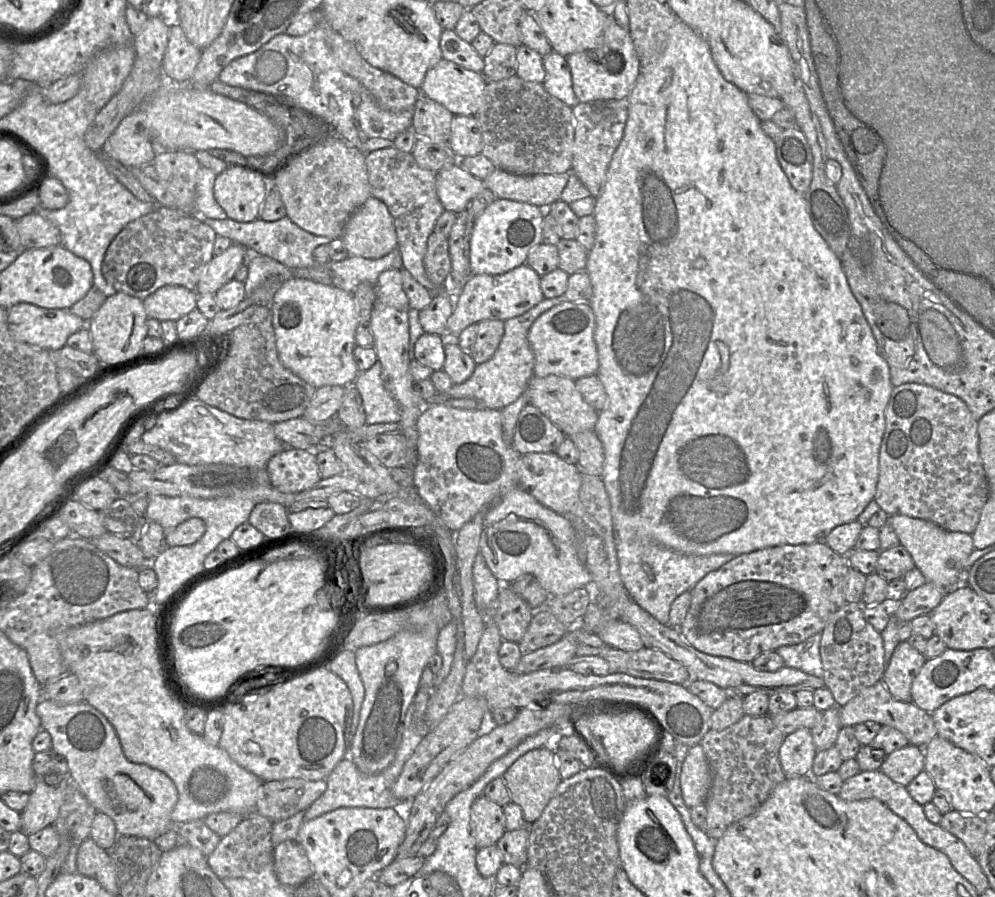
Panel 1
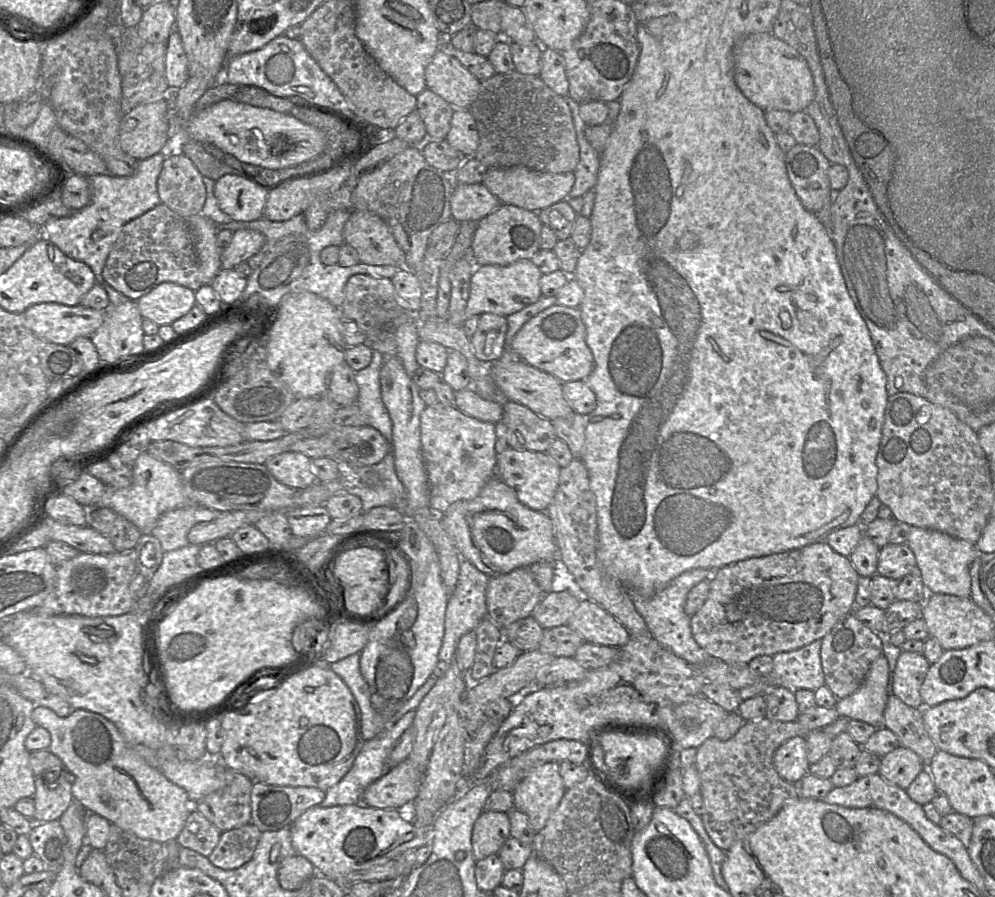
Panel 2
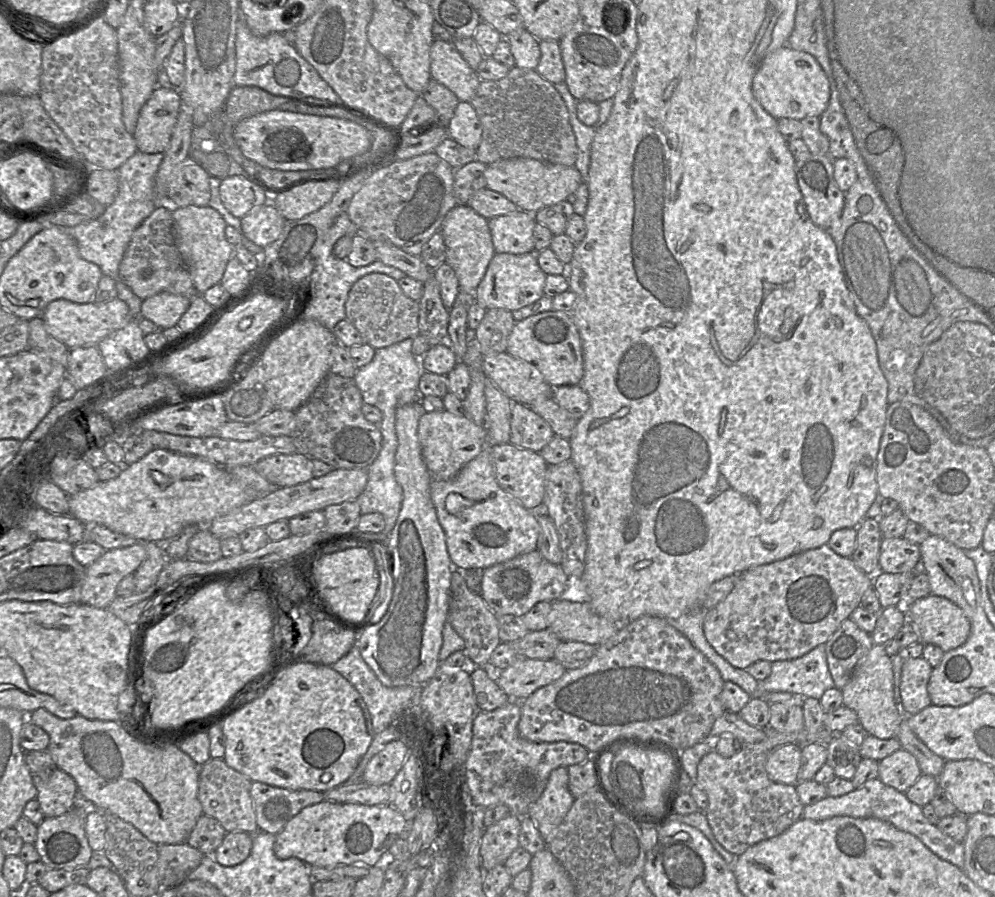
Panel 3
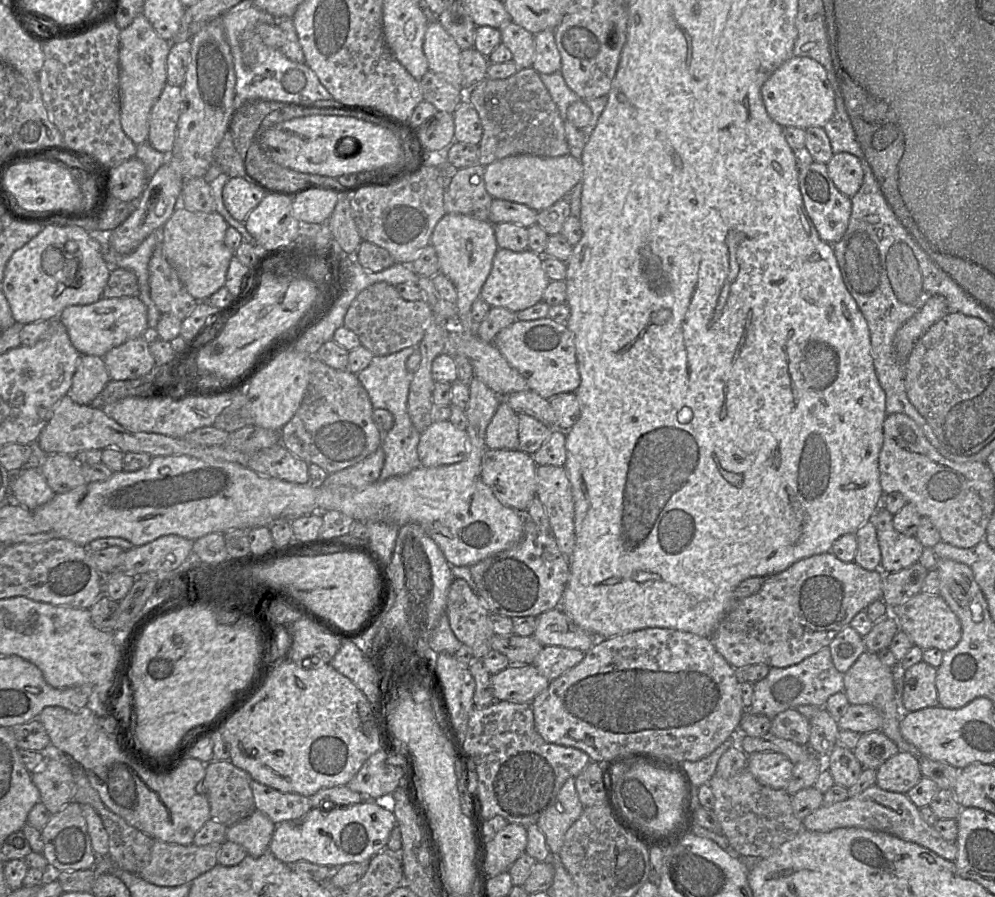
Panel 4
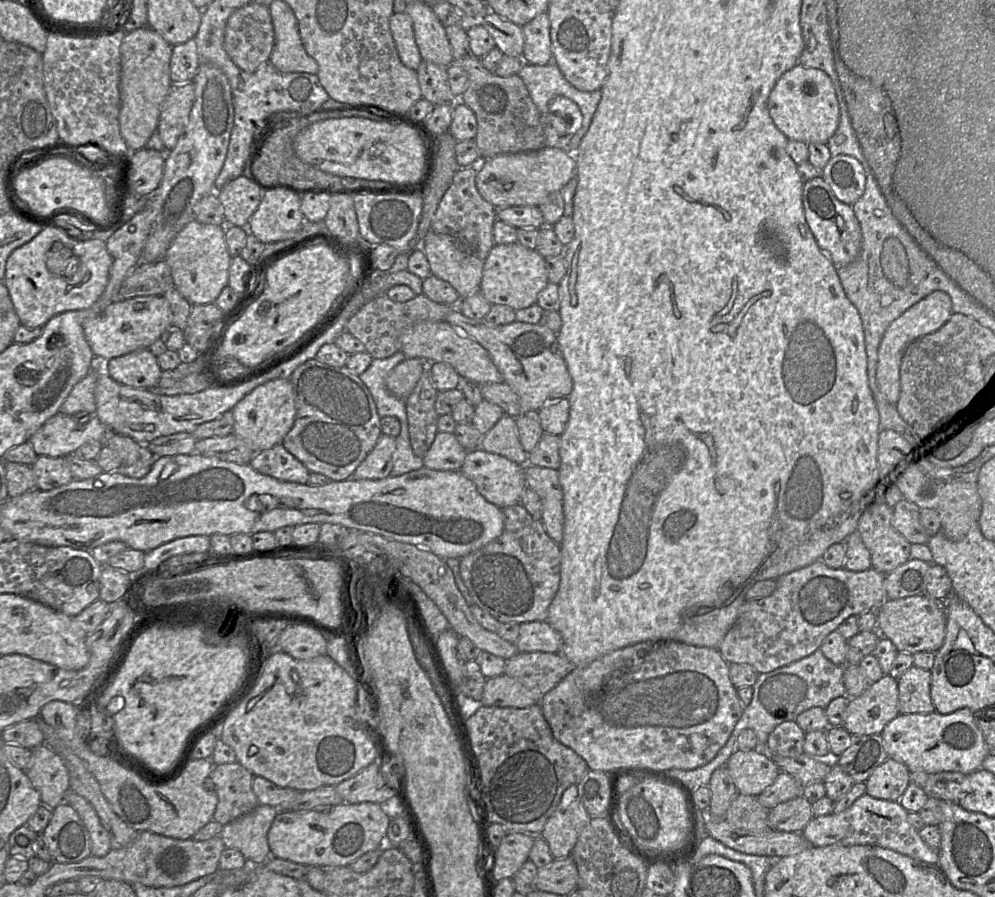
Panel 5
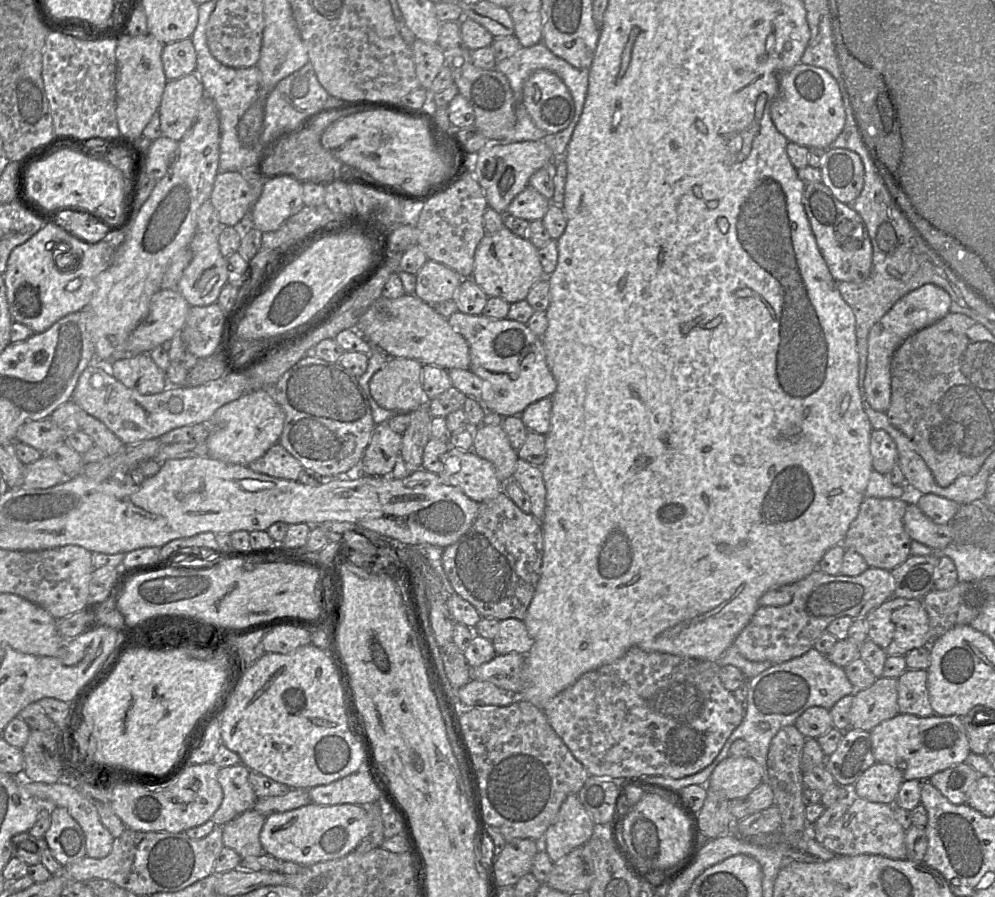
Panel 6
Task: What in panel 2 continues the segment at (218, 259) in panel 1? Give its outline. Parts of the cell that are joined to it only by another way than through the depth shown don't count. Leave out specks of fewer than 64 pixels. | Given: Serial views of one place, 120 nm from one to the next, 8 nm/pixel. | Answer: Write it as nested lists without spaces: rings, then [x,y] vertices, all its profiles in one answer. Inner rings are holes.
[[[235,231],[230,244],[221,252],[221,269],[234,269],[239,263],[266,248],[266,244],[266,238],[259,231]]]

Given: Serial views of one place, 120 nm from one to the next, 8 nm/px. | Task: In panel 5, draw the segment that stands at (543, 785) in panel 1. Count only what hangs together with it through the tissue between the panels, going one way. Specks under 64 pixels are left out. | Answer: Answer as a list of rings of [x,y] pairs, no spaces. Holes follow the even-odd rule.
[[[577,785],[570,786],[564,791],[559,806],[542,832],[542,837],[548,843],[554,860],[571,855],[590,820],[591,816],[580,799]]]

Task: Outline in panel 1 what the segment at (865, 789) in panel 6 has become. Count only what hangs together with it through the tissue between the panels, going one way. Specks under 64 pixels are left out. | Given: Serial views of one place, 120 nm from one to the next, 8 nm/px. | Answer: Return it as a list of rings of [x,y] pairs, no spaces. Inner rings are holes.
[[[908,744],[888,754],[879,770],[907,786],[925,768],[924,747]]]

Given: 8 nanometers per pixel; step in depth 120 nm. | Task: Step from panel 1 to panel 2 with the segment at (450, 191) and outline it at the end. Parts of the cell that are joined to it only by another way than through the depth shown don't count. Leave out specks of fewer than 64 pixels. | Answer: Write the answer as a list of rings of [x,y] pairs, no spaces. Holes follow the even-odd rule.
[[[482,183],[455,184],[450,198],[452,218],[459,223],[479,221],[500,204]]]

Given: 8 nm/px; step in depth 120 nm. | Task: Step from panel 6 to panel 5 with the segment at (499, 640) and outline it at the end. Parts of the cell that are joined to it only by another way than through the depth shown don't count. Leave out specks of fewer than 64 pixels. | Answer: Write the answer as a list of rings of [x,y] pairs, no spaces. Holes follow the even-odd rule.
[[[545,620],[519,624],[519,636],[515,642],[519,652],[560,652],[562,638]]]

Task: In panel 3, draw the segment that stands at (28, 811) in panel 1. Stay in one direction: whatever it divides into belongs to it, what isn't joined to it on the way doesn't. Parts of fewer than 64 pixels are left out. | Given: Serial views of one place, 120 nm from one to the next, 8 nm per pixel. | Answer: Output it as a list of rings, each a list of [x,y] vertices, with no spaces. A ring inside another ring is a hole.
[[[52,769],[32,777],[37,789],[36,800],[45,818],[55,818],[74,808],[77,785],[66,772]]]

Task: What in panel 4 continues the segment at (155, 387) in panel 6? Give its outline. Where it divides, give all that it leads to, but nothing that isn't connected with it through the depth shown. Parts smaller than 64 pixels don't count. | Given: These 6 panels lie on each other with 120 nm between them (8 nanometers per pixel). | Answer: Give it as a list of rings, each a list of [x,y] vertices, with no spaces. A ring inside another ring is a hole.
[[[142,336],[111,349],[102,358],[110,380],[138,379],[156,365],[149,344]]]

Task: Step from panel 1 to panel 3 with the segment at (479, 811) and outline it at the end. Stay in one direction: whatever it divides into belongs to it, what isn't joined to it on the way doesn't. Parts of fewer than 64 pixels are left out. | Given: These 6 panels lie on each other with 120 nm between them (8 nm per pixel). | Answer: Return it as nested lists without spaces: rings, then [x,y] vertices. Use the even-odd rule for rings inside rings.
[[[510,814],[485,829],[481,840],[480,857],[485,871],[505,861],[520,846],[521,817]]]

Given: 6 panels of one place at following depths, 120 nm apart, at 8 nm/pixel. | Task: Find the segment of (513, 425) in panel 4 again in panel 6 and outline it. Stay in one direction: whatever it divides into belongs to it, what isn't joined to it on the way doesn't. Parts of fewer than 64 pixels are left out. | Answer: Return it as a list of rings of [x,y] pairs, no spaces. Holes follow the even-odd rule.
[[[481,425],[473,429],[472,450],[494,466],[498,479],[503,483],[511,480],[518,460],[501,425]]]

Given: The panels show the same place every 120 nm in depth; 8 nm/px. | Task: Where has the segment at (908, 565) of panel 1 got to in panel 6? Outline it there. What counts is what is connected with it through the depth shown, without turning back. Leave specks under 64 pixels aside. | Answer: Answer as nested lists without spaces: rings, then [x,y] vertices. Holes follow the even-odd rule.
[[[865,497],[844,541],[839,545],[859,553],[871,568],[892,571],[911,555],[912,539],[906,532],[903,522],[908,503],[908,499],[902,498]]]

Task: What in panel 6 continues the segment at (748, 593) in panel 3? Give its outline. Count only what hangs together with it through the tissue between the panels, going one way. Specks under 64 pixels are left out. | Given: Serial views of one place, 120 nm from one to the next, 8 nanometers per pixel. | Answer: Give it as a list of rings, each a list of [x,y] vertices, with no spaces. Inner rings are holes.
[[[868,567],[858,576],[843,574],[829,575],[820,570],[792,584],[793,596],[789,604],[784,606],[759,606],[749,623],[735,638],[732,646],[747,660],[753,662],[769,661],[773,665],[800,657],[814,647],[816,640],[837,618],[848,616],[852,619],[865,618],[873,609],[886,600],[894,597],[894,582],[891,571]]]

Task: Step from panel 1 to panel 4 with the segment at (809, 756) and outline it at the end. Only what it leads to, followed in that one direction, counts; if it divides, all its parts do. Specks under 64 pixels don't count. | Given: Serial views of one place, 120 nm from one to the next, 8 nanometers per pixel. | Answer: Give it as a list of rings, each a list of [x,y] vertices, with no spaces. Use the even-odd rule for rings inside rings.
[[[755,752],[748,755],[747,769],[764,786],[785,789],[794,768],[785,755],[776,752]]]

